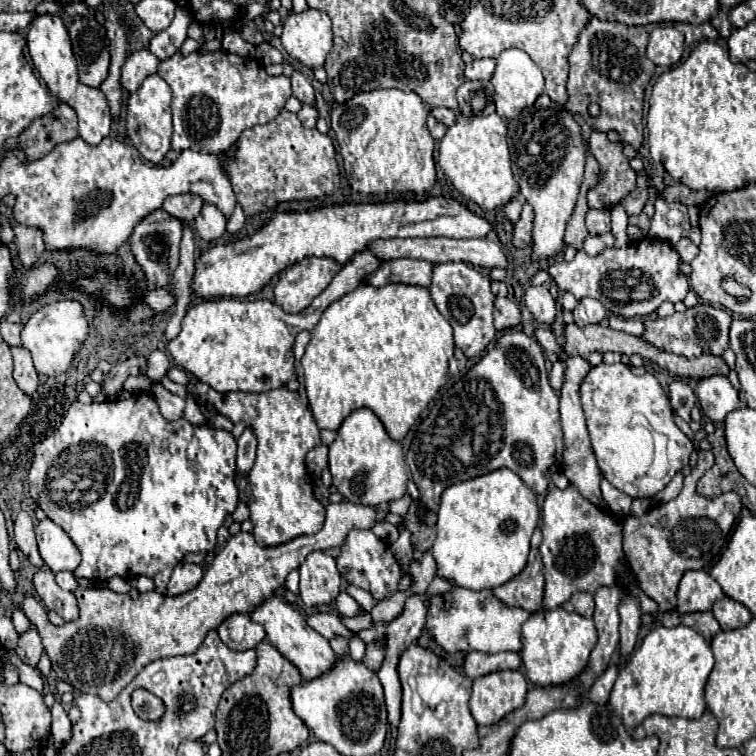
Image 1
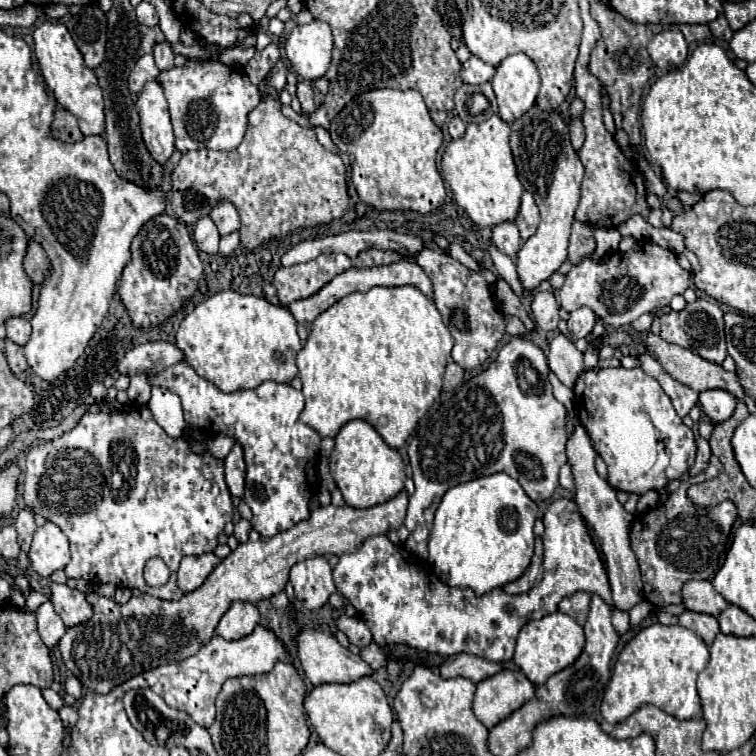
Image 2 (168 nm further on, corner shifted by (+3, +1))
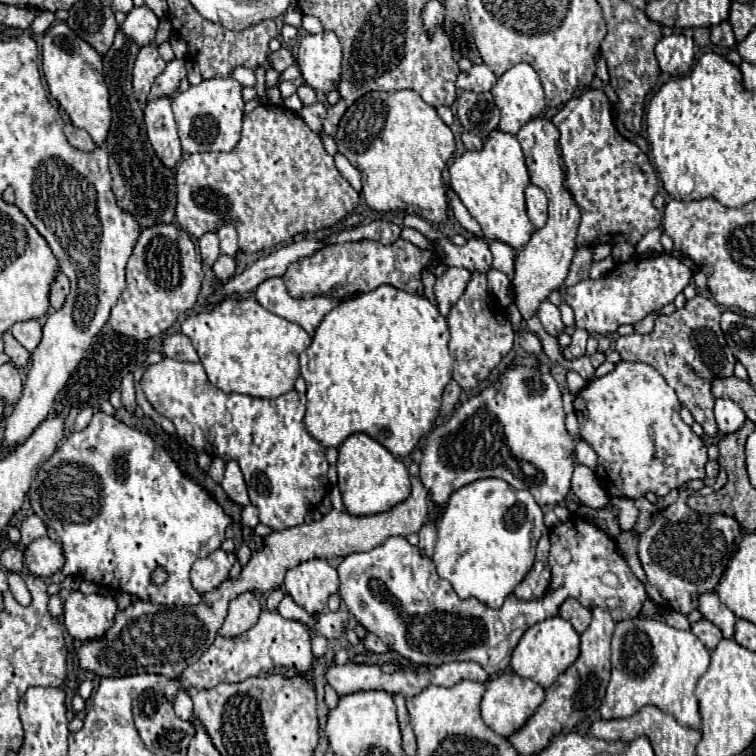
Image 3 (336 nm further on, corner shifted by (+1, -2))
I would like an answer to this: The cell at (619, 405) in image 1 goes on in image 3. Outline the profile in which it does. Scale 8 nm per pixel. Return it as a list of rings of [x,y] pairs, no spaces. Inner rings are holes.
[[[620,361],[612,373],[590,381],[576,395],[574,409],[580,425],[580,437],[598,455],[598,467],[594,473],[608,497],[638,499],[644,497],[648,491],[662,497],[688,481],[706,477],[704,467],[708,463],[708,449],[704,441],[682,421],[676,391],[652,365],[644,365],[640,361]]]

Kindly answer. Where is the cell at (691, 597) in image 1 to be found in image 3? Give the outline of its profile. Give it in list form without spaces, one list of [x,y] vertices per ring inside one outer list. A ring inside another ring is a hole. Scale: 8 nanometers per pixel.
[[[704,593],[698,601],[700,601],[698,611],[702,613],[702,617],[712,621],[722,631],[724,639],[732,639],[734,637],[736,615],[718,599],[716,593]]]

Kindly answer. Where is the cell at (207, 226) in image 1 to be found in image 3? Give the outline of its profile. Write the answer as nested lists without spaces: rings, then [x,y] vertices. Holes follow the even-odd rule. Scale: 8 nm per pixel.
[[[206,233],[204,237],[200,237],[198,241],[200,245],[200,255],[202,255],[202,261],[212,265],[218,255],[220,255],[220,247],[218,247],[218,235],[216,233]]]

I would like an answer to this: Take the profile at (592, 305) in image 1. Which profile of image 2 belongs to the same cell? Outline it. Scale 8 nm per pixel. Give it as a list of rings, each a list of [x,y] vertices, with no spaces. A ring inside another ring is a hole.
[[[582,306],[574,312],[570,312],[568,318],[568,332],[570,332],[570,340],[578,340],[578,338],[590,338],[590,332],[596,324],[596,314],[594,310],[590,310],[588,306]]]

